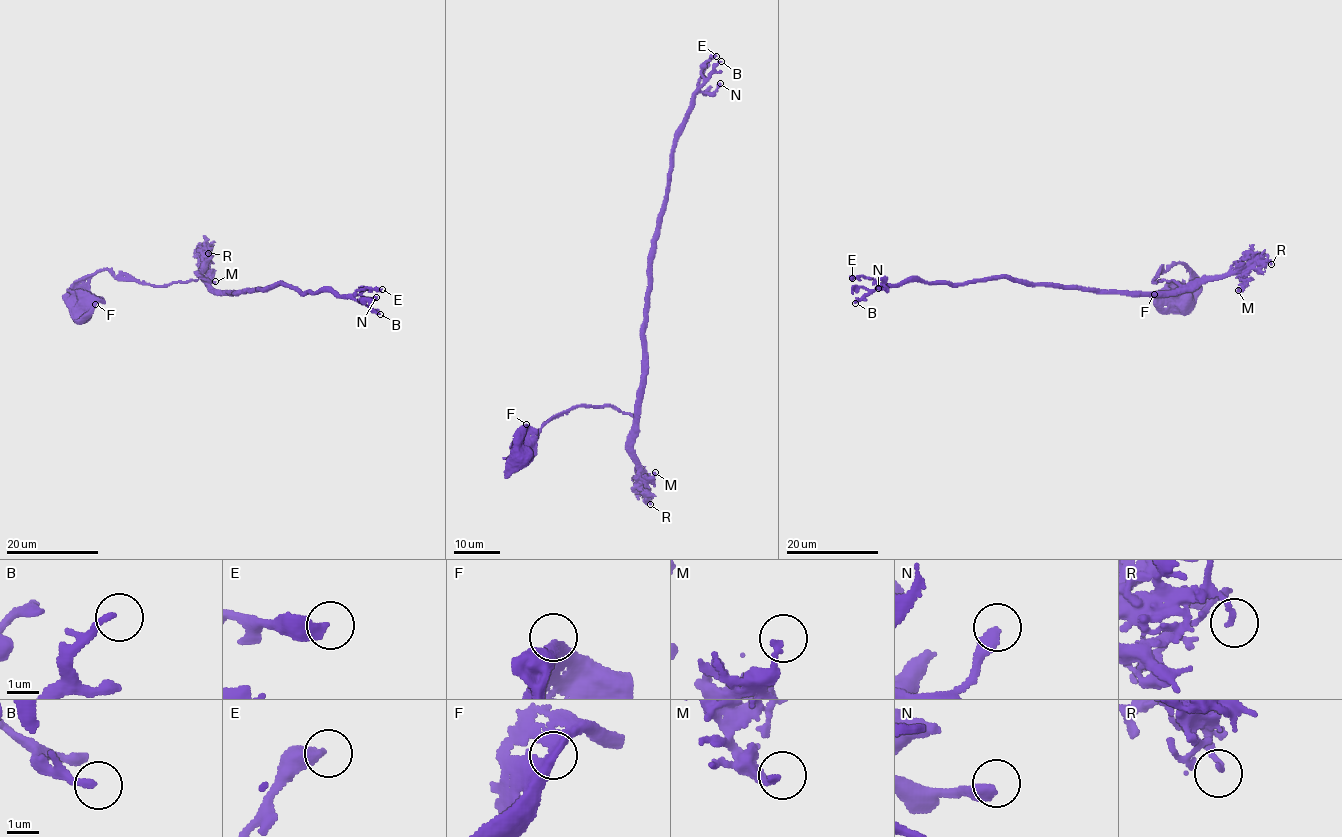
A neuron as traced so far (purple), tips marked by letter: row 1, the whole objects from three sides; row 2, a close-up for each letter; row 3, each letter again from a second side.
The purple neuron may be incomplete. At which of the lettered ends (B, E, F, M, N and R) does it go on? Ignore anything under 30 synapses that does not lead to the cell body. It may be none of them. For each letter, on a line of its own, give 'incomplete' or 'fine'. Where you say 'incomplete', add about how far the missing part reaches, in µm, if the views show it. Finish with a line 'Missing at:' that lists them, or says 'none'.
B: fine
E: fine
F: fine
M: fine
N: fine
R: fine
Missing at: none

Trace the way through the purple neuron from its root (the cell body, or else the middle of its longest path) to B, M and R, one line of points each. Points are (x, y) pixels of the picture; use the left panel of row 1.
B: (81, 310), (89, 278), (104, 269), (155, 286), (204, 278), (235, 293), (279, 283), (352, 297), (380, 314)
M: (81, 310), (89, 278), (104, 269), (117, 279), (169, 285), (207, 283), (202, 267), (215, 281)
R: (81, 310), (89, 278), (98, 271), (155, 286), (202, 278), (207, 283), (200, 276), (208, 253)

